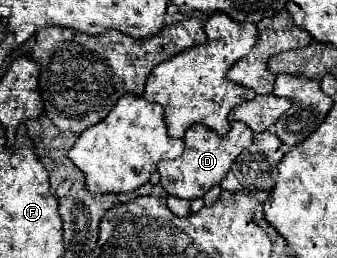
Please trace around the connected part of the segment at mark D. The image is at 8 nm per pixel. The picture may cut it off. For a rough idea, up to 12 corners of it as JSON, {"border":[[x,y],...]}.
{"border":[[245,123],[219,137],[187,129],[183,155],[157,171],[167,195],[191,201],[225,179],[253,143]]}

